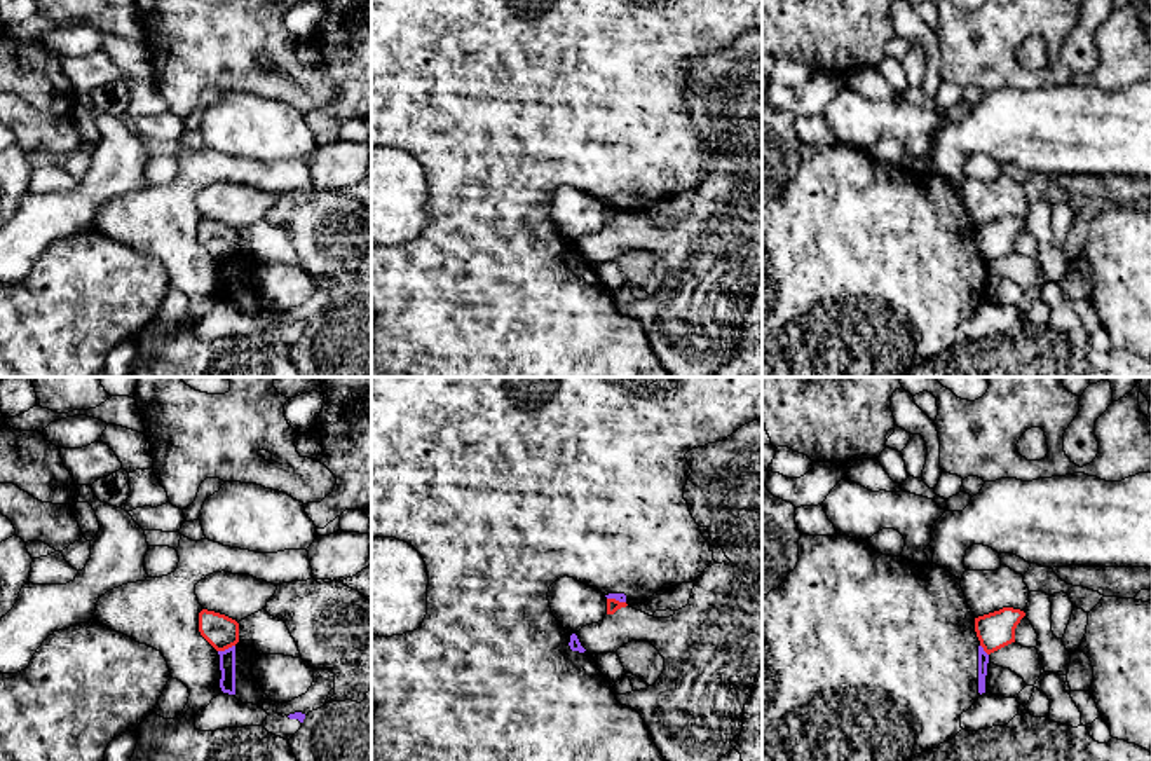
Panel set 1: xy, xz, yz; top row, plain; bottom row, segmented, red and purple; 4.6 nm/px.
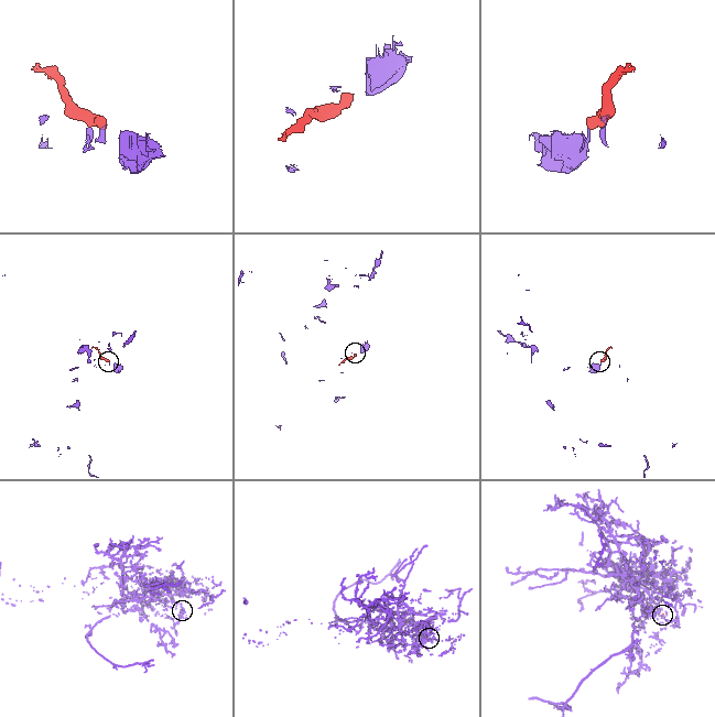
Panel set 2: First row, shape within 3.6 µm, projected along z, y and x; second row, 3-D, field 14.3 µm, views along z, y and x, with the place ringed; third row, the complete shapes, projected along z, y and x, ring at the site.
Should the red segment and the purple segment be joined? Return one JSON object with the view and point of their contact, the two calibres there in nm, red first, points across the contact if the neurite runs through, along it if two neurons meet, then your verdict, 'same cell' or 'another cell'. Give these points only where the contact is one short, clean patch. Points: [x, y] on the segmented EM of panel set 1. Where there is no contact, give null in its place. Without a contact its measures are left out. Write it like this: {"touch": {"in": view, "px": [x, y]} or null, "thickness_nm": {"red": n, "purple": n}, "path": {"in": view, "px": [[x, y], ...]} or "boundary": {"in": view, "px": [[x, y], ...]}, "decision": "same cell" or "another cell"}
{"touch": {"in": "xy", "px": [225, 648]}, "thickness_nm": {"red": 160, "purple": 80}, "decision": "another cell"}

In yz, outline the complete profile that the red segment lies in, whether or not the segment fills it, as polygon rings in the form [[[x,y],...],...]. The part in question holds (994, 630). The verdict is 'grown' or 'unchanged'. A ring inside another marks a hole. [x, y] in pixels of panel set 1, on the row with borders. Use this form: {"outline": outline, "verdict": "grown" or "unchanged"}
{"outline": [[[1003,607],[975,618],[975,632],[987,655],[1015,642],[1015,628],[1025,616],[1024,611]]], "verdict": "unchanged"}

